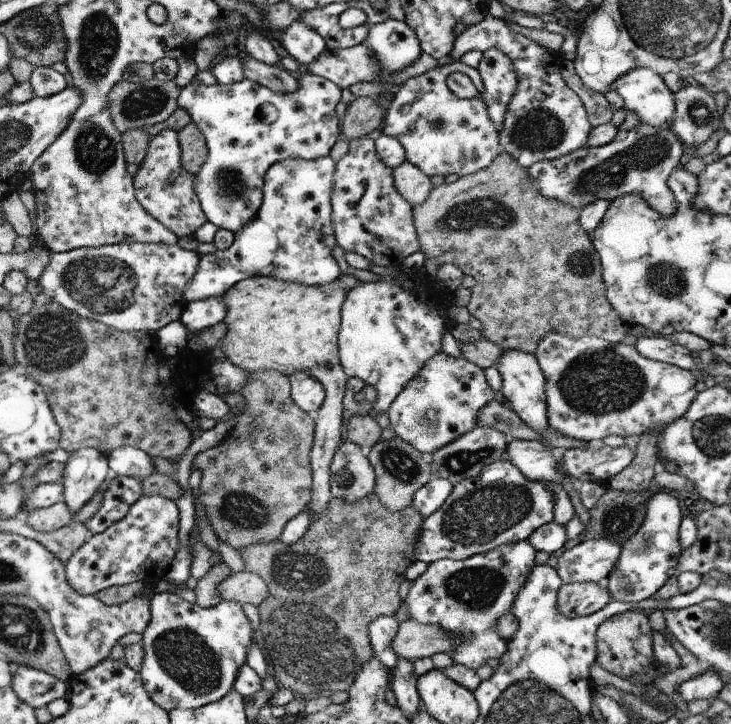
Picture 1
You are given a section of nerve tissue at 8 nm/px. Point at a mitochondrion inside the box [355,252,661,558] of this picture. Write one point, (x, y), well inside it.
(596, 382)

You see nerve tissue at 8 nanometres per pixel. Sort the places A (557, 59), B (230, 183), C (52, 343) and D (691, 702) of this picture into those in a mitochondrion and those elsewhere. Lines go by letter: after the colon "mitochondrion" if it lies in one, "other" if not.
A: other
B: mitochondrion
C: mitochondrion
D: other

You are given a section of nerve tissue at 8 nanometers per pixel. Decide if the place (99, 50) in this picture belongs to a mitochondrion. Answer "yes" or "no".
yes

